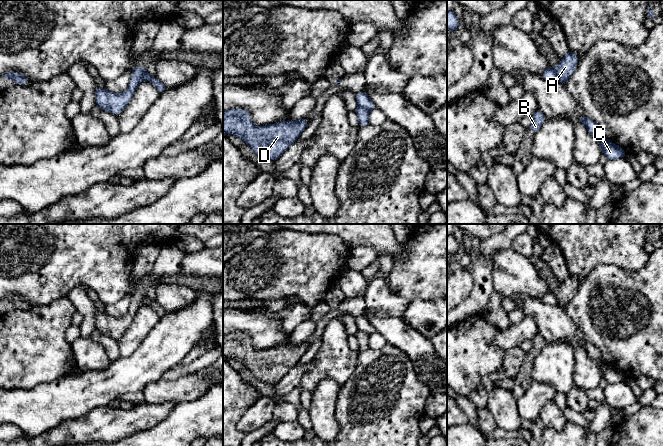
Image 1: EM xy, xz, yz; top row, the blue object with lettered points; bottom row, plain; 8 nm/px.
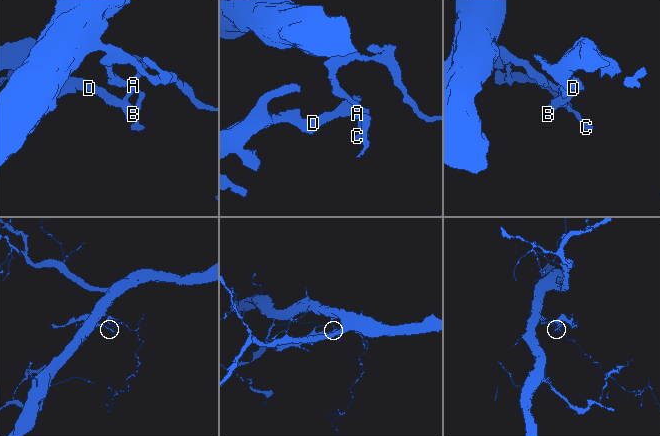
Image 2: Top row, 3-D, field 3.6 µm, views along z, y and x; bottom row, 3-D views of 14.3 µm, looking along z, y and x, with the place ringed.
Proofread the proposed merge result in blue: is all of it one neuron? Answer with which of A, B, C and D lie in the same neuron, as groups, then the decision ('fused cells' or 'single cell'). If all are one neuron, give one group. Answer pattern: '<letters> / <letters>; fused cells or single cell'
A B D / C; fused cells

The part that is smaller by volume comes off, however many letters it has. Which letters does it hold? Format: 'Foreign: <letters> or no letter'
Foreign: A, B, D

